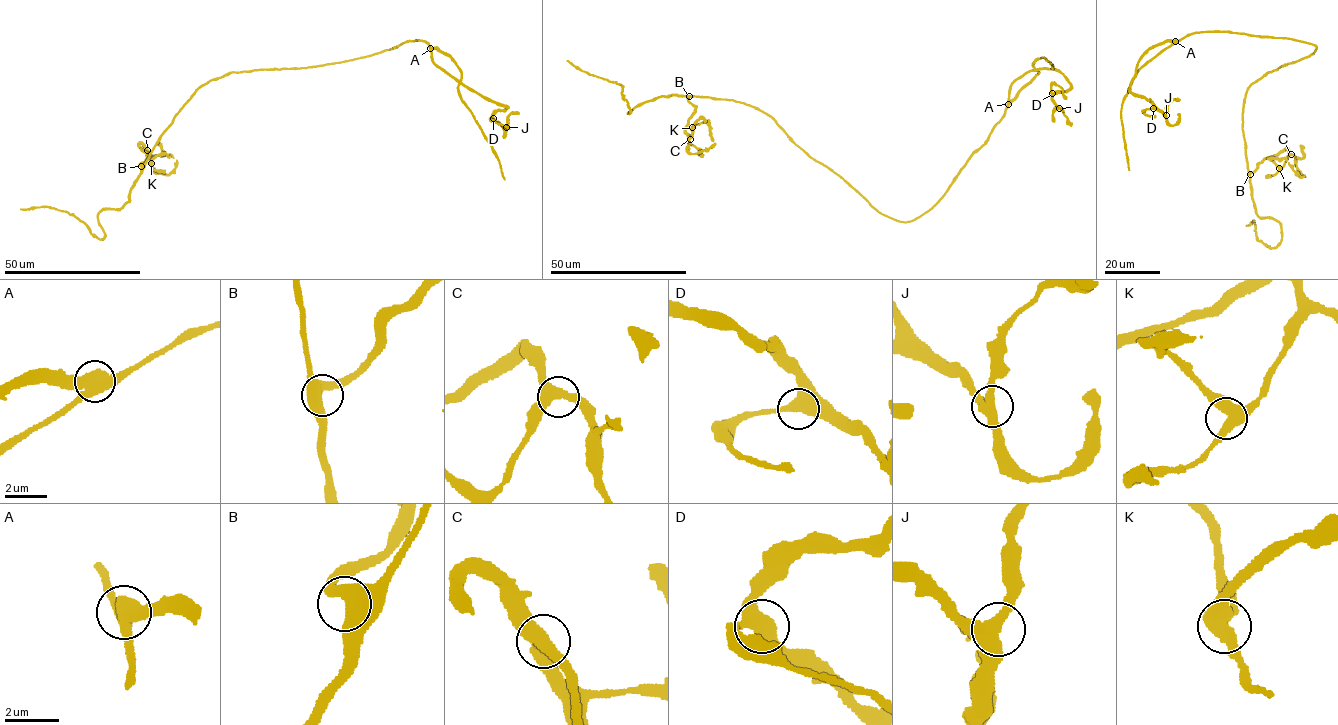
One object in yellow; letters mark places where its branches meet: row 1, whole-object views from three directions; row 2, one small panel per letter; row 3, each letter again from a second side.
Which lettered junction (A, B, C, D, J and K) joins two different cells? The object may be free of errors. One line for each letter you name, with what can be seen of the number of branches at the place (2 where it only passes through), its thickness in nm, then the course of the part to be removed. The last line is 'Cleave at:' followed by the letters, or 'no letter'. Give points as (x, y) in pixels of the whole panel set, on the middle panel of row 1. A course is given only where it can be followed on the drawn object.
A: 3 | 480 nm | (1008, 104), (1038, 73), (1033, 66), (1037, 58), (1042, 57), (1053, 69)
Cleave at: A

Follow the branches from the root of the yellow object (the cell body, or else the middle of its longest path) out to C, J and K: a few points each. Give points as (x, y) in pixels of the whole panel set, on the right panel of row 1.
C: (1293, 63), (1268, 72), (1252, 83), (1245, 96), (1242, 114), (1249, 172), (1286, 149), (1291, 154)
J: (1293, 63), (1313, 53), (1316, 46), (1229, 31), (1189, 34), (1148, 61), (1129, 87), (1166, 115)
K: (1293, 63), (1268, 72), (1252, 83), (1243, 106), (1242, 129), (1249, 172), (1287, 149), (1287, 160), (1279, 168)

